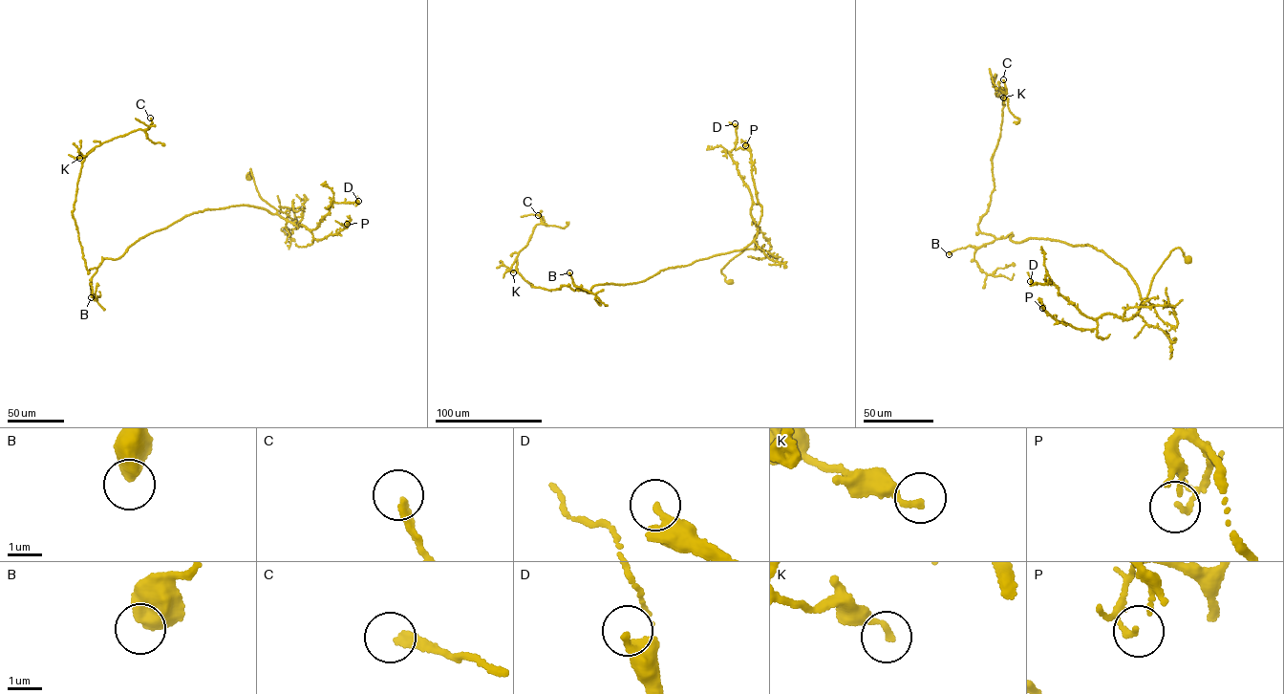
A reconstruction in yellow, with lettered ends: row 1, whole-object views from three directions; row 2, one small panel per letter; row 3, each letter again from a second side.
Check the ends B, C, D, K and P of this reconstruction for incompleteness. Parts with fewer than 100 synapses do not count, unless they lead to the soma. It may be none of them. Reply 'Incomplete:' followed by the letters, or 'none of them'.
Incomplete: none of them

